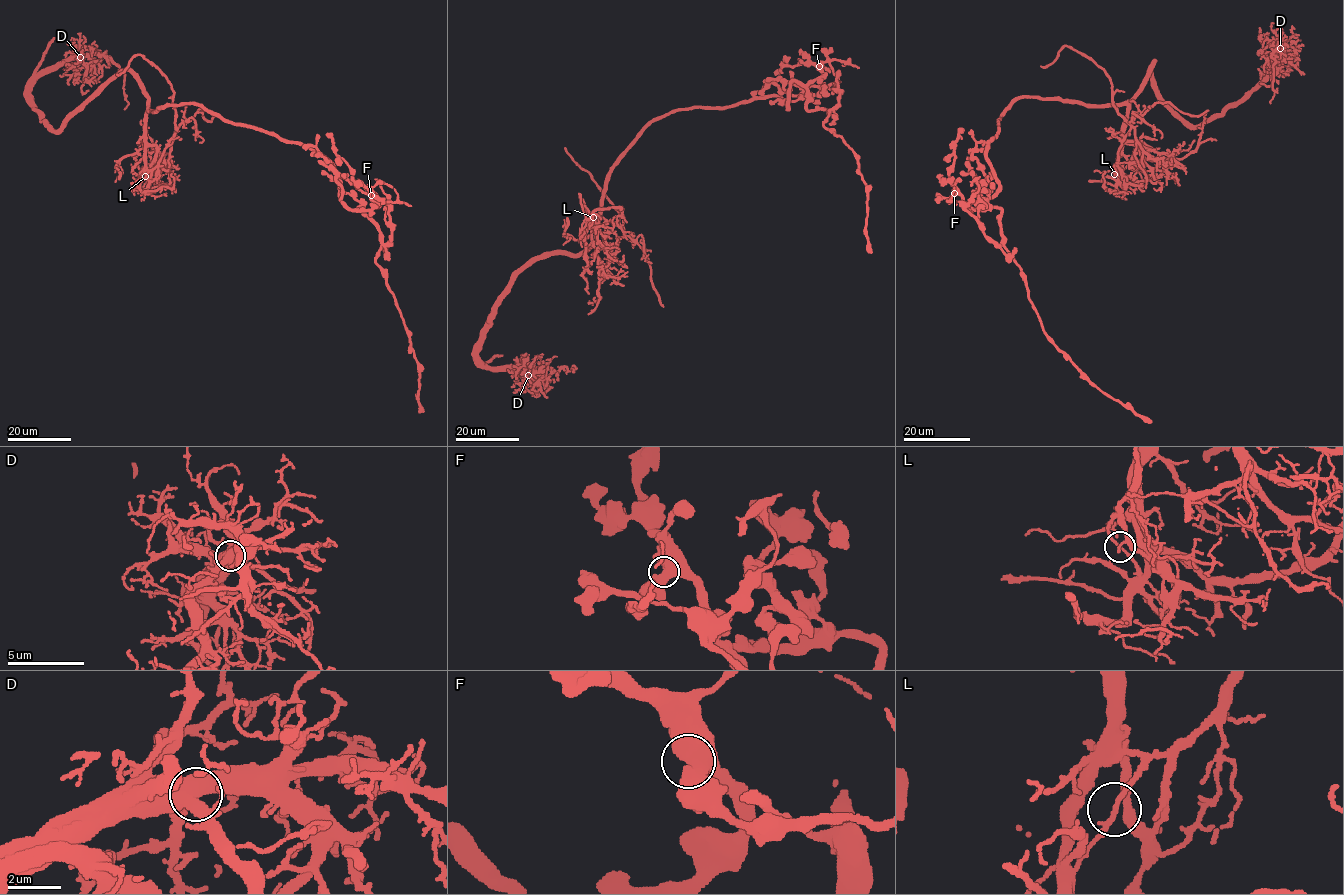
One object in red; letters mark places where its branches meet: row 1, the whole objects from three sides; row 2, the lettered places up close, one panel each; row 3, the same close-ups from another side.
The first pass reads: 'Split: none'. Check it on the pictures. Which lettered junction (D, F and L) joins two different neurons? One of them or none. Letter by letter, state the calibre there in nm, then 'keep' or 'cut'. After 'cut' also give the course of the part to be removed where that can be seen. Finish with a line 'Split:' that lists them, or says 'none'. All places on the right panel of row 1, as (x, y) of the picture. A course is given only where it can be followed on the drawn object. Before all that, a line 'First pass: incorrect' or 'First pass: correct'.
First pass: incorrect
D: 600 nm thick; keep
F: 650 nm thick; keep
L: 160 nm thick; cut; foreign part runs (1114, 174), (1121, 142), (1131, 125), (1113, 104), (1111, 79), (1091, 59), (1067, 46), (1047, 67), (1041, 66)
Split: L

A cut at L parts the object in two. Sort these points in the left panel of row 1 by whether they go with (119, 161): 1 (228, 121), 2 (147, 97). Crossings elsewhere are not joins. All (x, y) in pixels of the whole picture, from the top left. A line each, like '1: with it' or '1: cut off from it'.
1: with it
2: with it

